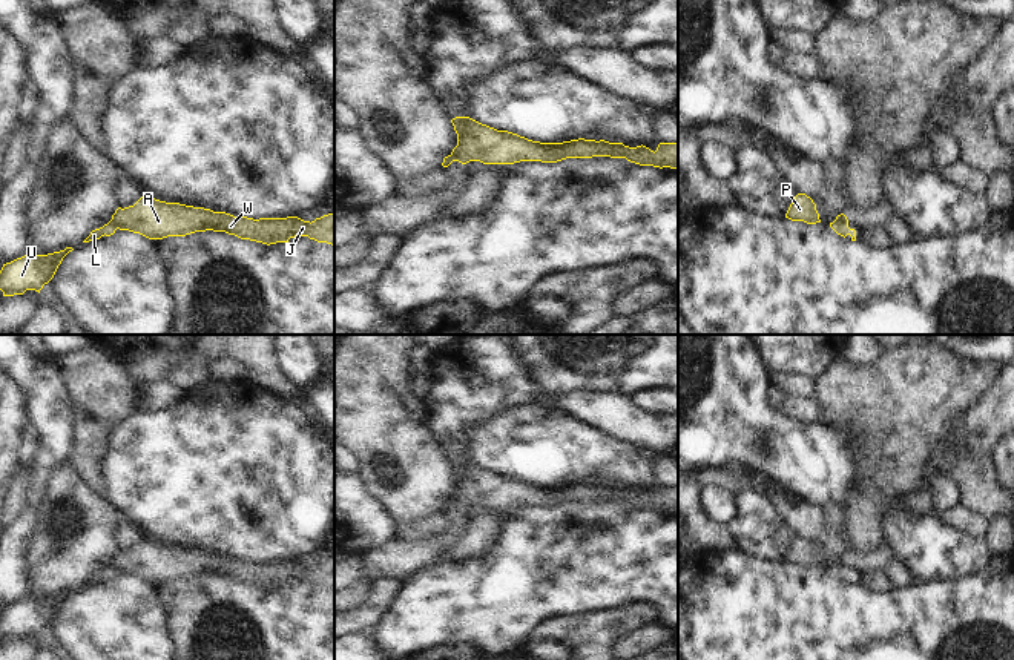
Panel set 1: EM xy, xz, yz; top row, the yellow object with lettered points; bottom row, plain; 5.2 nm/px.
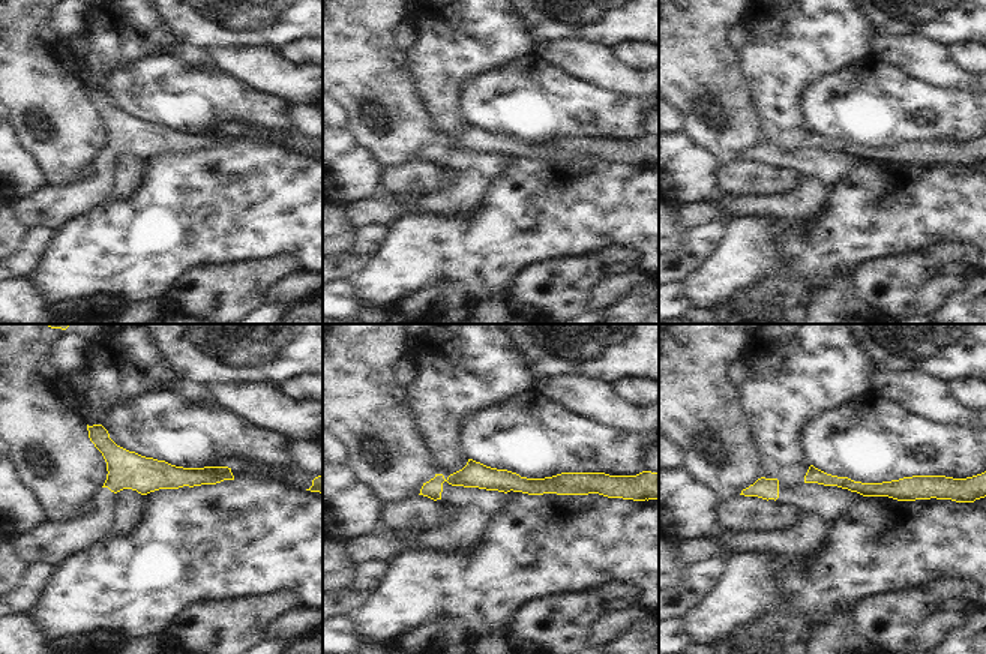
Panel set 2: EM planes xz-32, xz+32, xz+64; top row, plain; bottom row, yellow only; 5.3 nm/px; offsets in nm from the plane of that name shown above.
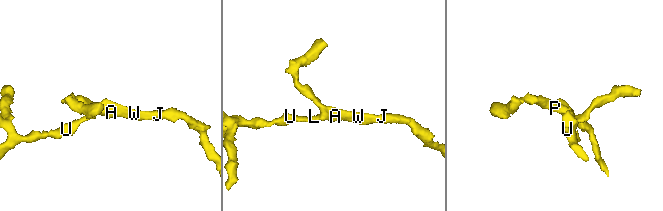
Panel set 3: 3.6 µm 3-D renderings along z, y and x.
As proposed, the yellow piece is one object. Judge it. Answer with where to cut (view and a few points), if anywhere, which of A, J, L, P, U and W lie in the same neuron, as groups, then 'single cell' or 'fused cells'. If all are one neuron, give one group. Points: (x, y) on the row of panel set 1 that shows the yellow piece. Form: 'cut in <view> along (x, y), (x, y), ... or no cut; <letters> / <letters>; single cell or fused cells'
cut in xy along (111, 220), (117, 227); A J P W / L U; fused cells

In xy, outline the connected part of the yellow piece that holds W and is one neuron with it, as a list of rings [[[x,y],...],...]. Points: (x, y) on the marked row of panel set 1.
[[[144,193],[133,206],[118,207],[110,221],[120,230],[140,233],[149,239],[213,230],[267,246],[288,243],[295,236],[308,236],[318,243],[334,246],[334,212],[311,223],[298,216],[253,219],[204,207],[166,203]]]

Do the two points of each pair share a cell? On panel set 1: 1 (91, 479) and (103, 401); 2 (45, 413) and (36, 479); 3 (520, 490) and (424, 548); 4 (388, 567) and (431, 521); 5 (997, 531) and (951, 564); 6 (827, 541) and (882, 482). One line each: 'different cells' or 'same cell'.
1: same cell
2: same cell
3: same cell
4: different cells
5: different cells
6: different cells

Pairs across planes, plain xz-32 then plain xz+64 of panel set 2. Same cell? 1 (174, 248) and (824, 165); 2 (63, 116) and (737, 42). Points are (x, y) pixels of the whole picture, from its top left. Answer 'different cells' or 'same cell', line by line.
1: different cells
2: different cells

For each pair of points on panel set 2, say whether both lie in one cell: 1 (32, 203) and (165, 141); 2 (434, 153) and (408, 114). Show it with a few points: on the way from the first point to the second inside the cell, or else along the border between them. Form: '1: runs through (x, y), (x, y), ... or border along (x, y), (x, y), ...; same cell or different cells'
1: runs through (68, 201), (129, 141); same cell
2: border along (435, 137), (417, 158); different cells

